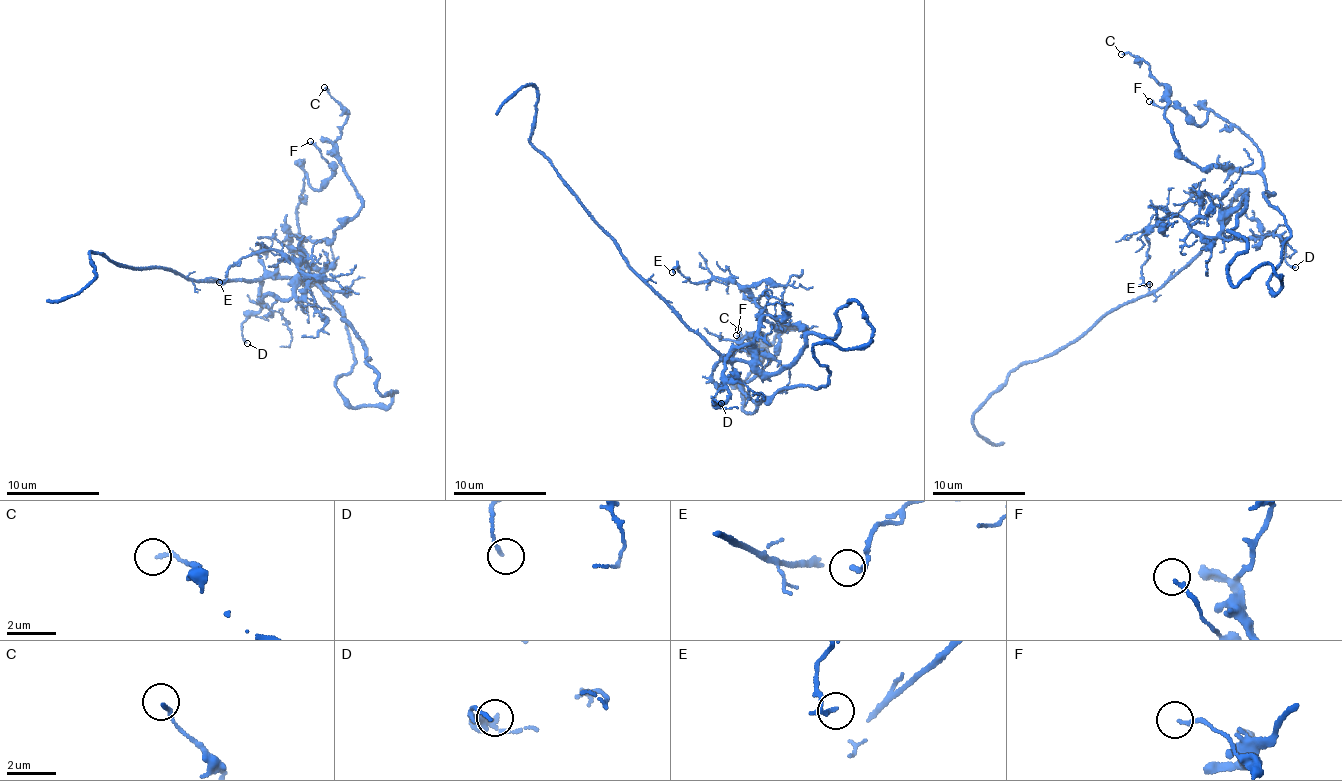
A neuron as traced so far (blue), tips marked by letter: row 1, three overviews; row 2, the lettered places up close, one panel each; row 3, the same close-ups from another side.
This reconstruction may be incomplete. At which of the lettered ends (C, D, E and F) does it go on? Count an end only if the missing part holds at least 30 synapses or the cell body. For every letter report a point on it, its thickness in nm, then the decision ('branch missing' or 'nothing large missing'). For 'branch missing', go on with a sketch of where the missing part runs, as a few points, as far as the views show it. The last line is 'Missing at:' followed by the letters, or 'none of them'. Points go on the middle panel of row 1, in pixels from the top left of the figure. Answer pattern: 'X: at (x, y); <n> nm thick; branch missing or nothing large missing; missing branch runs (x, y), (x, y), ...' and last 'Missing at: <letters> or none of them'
C: at (738, 329); 140 nm thick; nothing large missing
D: at (721, 403); 110 nm thick; nothing large missing
E: at (672, 272); 130 nm thick; nothing large missing
F: at (736, 335); 130 nm thick; nothing large missing
Missing at: none of them

